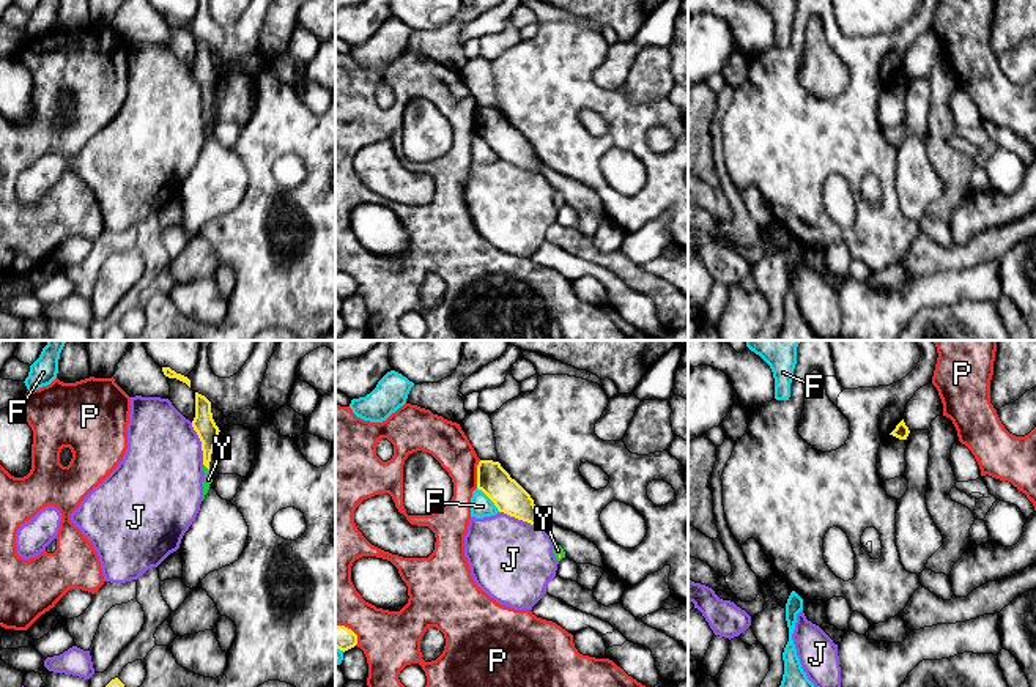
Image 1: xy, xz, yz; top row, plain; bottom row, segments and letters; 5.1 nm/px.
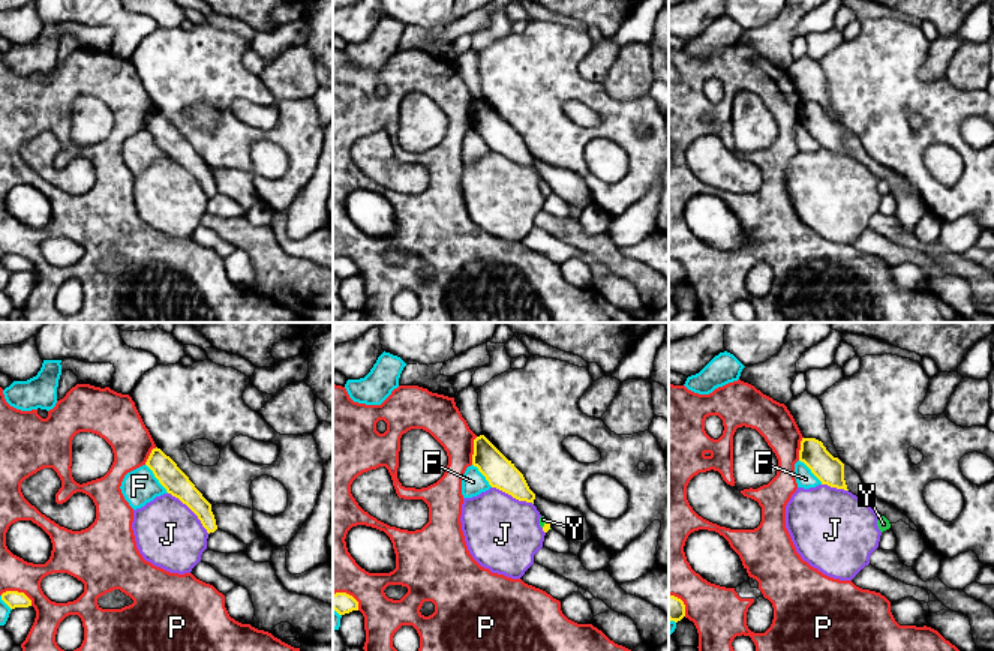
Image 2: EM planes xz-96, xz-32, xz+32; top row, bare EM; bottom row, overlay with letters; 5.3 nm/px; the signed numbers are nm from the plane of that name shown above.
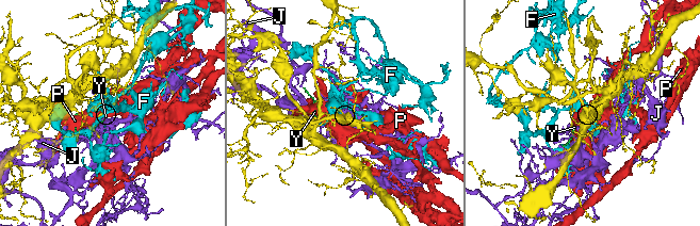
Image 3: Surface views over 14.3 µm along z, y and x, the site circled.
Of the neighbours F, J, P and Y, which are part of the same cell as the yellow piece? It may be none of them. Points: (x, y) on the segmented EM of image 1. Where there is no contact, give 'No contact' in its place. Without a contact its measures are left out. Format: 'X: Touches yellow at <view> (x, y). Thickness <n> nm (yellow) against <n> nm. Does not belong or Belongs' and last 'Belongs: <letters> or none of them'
F: Touches yellow at xz (490, 498). Thickness 170 nm (yellow) against 110 nm. Does not belong
J: Touches yellow at xy (202, 443). Thickness 110 nm (yellow) against 420 nm. Does not belong
P: Touches yellow at xz (477, 475). Thickness 170 nm (yellow) against 200 nm. Does not belong
Y: Touches yellow at xy (205, 465). Thickness 110 nm (yellow) against 40 nm. Belongs
Belongs: Y

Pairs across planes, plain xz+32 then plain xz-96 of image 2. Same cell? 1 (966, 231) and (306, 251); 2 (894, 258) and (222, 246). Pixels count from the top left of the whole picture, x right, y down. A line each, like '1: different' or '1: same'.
1: different
2: same

